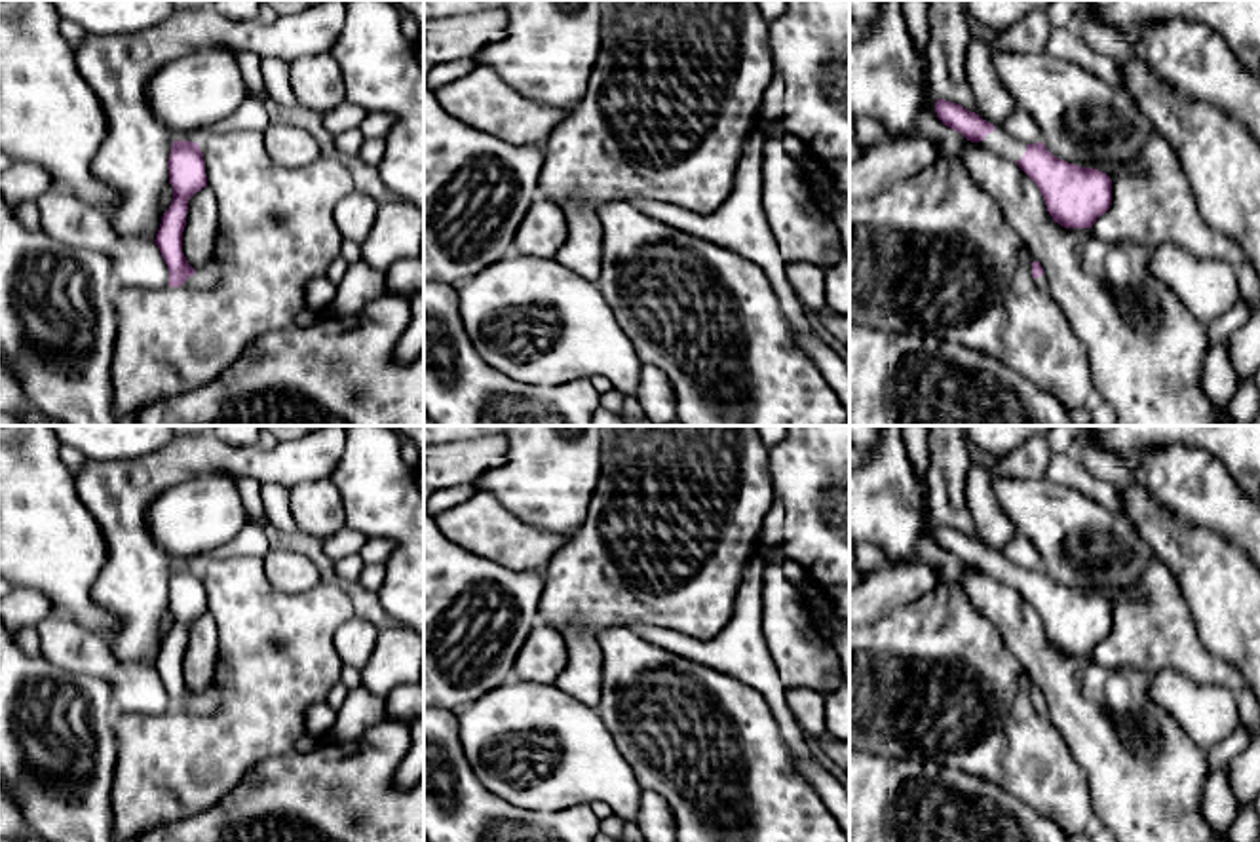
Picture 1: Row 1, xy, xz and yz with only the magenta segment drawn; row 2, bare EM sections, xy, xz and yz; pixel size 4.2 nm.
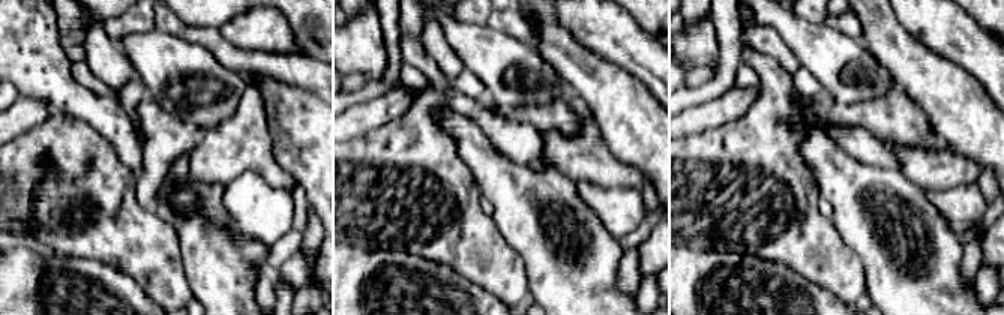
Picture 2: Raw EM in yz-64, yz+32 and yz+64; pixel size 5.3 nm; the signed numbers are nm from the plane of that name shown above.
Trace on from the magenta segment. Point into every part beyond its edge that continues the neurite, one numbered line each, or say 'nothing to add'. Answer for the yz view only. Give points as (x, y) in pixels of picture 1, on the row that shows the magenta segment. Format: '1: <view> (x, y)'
1: yz (998, 141)

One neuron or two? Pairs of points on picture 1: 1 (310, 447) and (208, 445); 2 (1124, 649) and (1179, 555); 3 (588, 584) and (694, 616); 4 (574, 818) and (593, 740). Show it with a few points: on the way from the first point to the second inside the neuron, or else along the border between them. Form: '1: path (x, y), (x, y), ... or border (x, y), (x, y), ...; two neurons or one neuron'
1: path (286, 462), (232, 462); one neuron
2: border (1156, 559), (1175, 578), (1188, 609); two neurons
3: path (614, 592), (624, 593), (641, 607), (668, 607); one neuron
4: border (588, 803), (533, 812); two neurons

